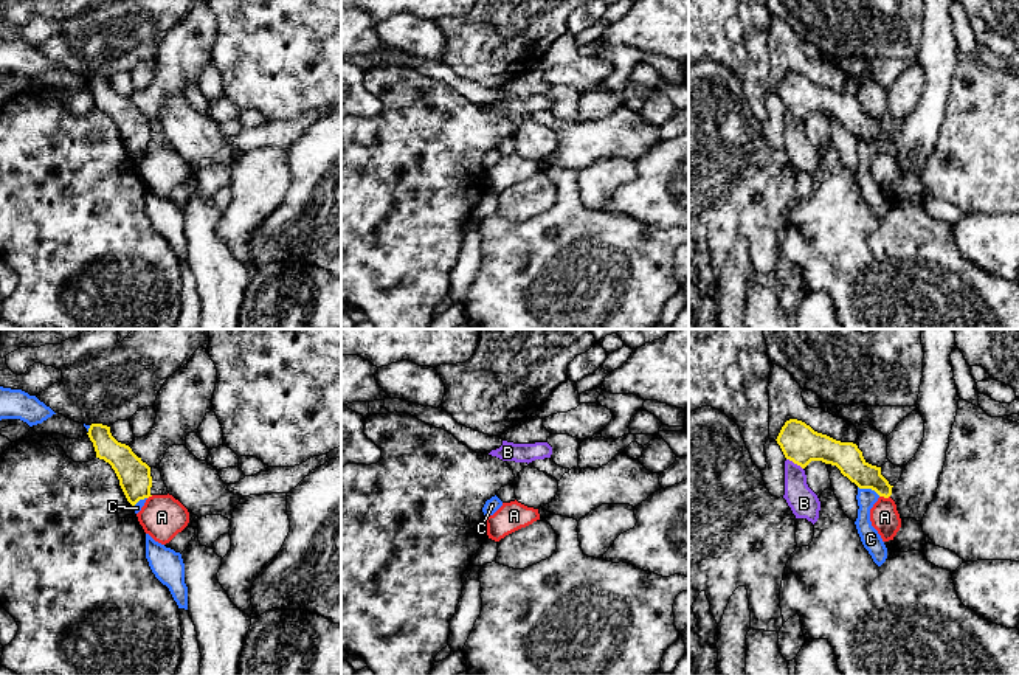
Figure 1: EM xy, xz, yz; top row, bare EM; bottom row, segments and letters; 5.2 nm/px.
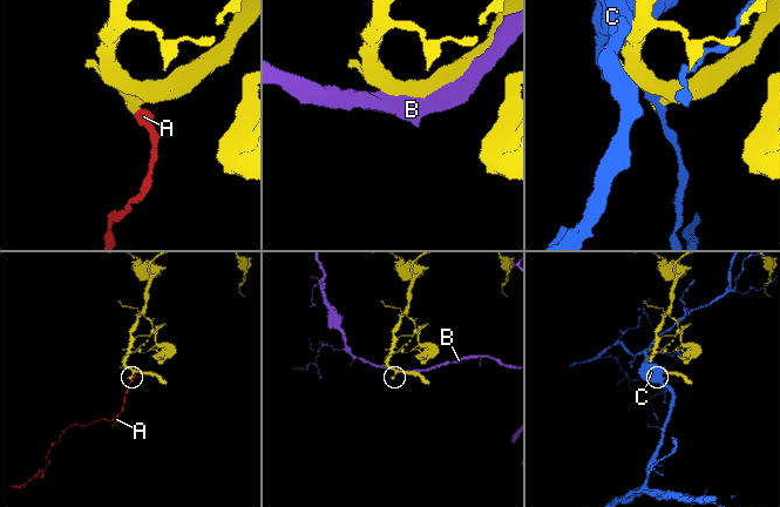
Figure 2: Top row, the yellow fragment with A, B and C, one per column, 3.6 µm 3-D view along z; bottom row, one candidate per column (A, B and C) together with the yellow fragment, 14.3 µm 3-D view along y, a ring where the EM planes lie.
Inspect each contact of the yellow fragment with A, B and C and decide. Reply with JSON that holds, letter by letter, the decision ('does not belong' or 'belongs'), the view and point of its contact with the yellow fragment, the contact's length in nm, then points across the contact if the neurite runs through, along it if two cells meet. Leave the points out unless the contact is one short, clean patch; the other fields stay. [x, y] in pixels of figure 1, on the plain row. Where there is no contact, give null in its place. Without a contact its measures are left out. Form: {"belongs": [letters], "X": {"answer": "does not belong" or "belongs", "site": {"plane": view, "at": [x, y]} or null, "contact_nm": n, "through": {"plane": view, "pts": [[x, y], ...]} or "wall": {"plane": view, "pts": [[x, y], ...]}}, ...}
{"belongs": [], "A": {"answer": "does not belong", "site": {"plane": "yz", "at": [884, 149]}, "contact_nm": 60, "wall": {"plane": "yz", "pts": [[880, 148], [889, 149]]}}, "B": {"answer": "does not belong", "site": {"plane": "yz", "at": [794, 115]}, "contact_nm": 110}, "C": {"answer": "does not belong", "site": {"plane": "yz", "at": [869, 140]}, "contact_nm": 130}}

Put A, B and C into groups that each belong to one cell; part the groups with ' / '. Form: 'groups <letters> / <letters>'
groups A / B / C

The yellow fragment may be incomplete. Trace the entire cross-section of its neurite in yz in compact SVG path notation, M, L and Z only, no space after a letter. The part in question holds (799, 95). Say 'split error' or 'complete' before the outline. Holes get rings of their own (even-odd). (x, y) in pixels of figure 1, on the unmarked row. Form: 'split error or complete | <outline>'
complete | M797 71L786 73L775 93L785 110L802 121L822 113L836 118L859 141L872 141L884 151L892 147L893 138L881 127L881 119L869 116L853 95L836 93Z

